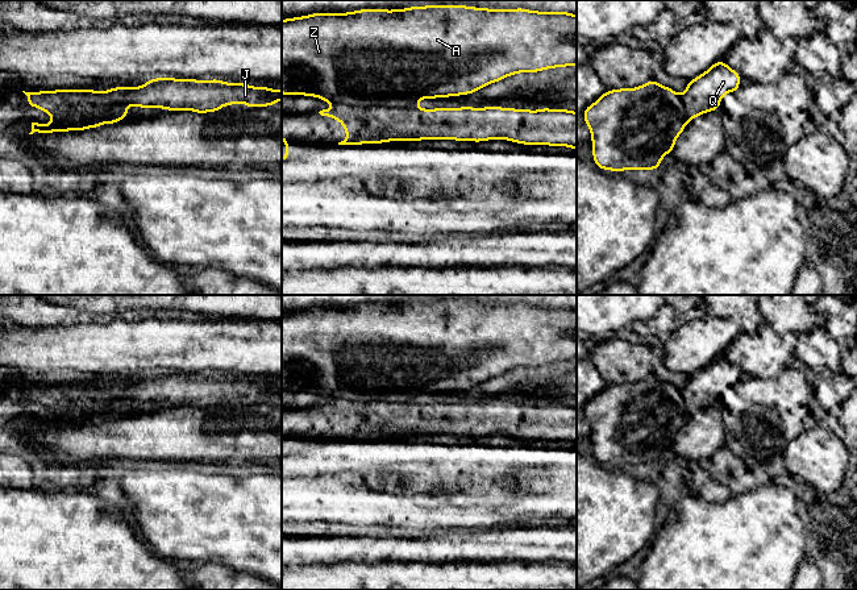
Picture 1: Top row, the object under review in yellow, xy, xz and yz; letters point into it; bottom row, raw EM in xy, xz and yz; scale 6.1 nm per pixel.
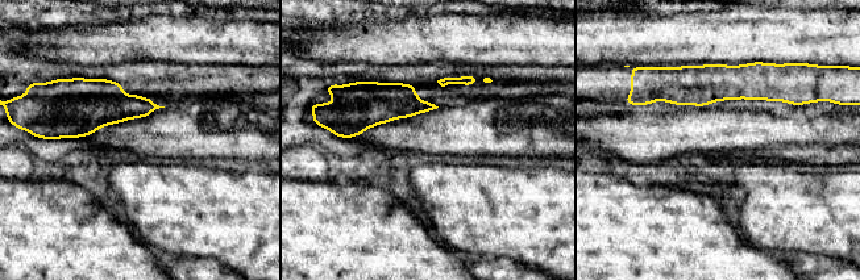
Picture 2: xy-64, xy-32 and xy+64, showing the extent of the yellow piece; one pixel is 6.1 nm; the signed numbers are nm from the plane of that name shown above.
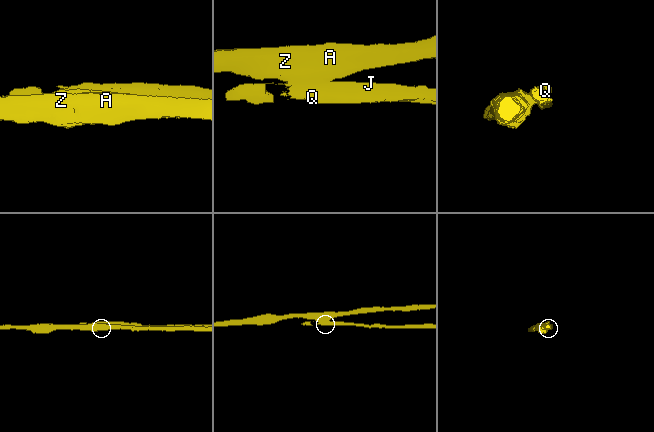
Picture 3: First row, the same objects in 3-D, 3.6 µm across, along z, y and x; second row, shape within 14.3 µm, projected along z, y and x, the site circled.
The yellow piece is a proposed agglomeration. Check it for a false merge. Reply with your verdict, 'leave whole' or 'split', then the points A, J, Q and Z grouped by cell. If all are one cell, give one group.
split | A Z / J Q

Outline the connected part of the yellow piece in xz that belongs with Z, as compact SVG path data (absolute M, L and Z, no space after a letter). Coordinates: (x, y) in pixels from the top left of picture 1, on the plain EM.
M424 300L312 308L282 315L282 389L315 391L361 404L411 404L420 394L469 390L509 370L566 361L577 361L577 309L569 307Z

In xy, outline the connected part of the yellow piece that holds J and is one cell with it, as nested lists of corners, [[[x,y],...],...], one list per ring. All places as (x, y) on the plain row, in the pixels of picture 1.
[[[155,373],[140,382],[113,382],[103,387],[86,383],[22,387],[28,391],[28,402],[39,403],[53,414],[57,414],[61,404],[68,400],[74,400],[83,410],[107,410],[108,403],[116,402],[128,411],[130,400],[208,408],[220,407],[221,402],[236,398],[255,403],[271,402],[282,395],[282,385],[226,378],[219,374],[176,373]]]

